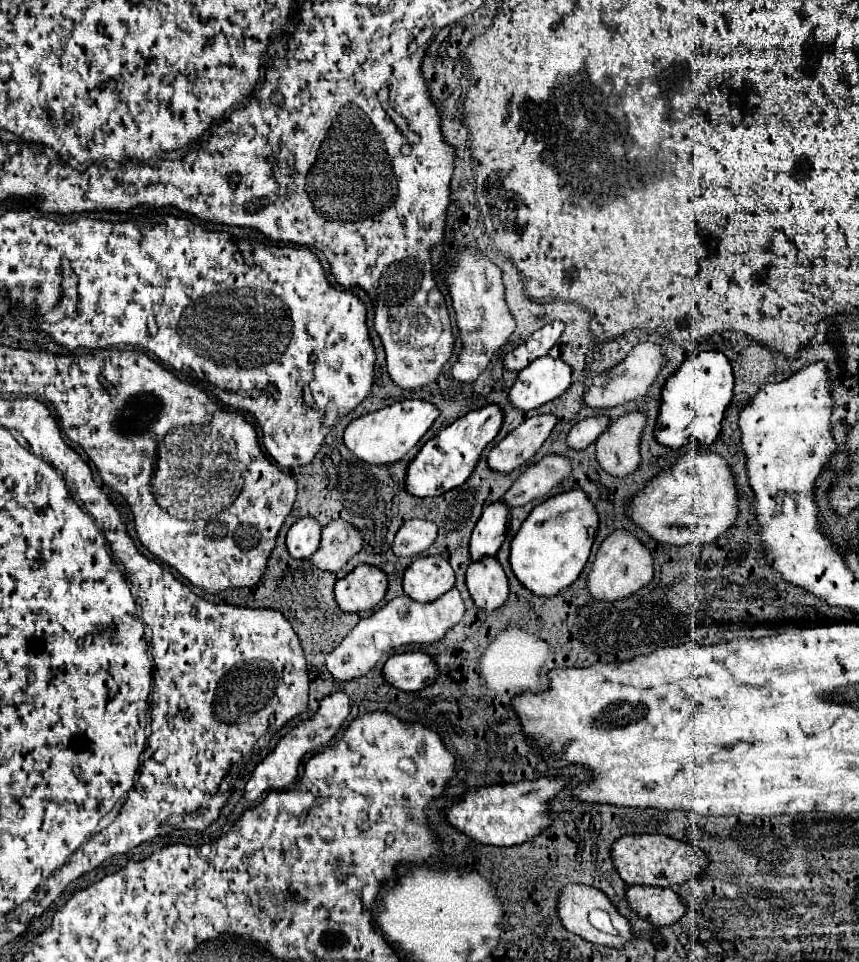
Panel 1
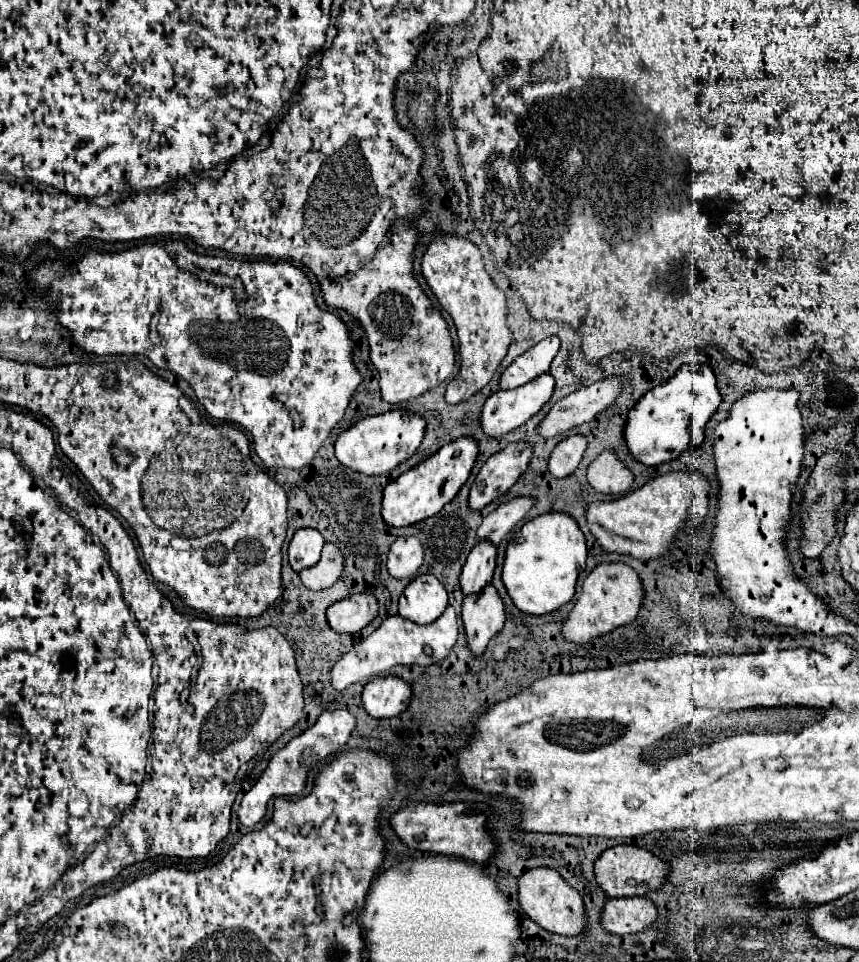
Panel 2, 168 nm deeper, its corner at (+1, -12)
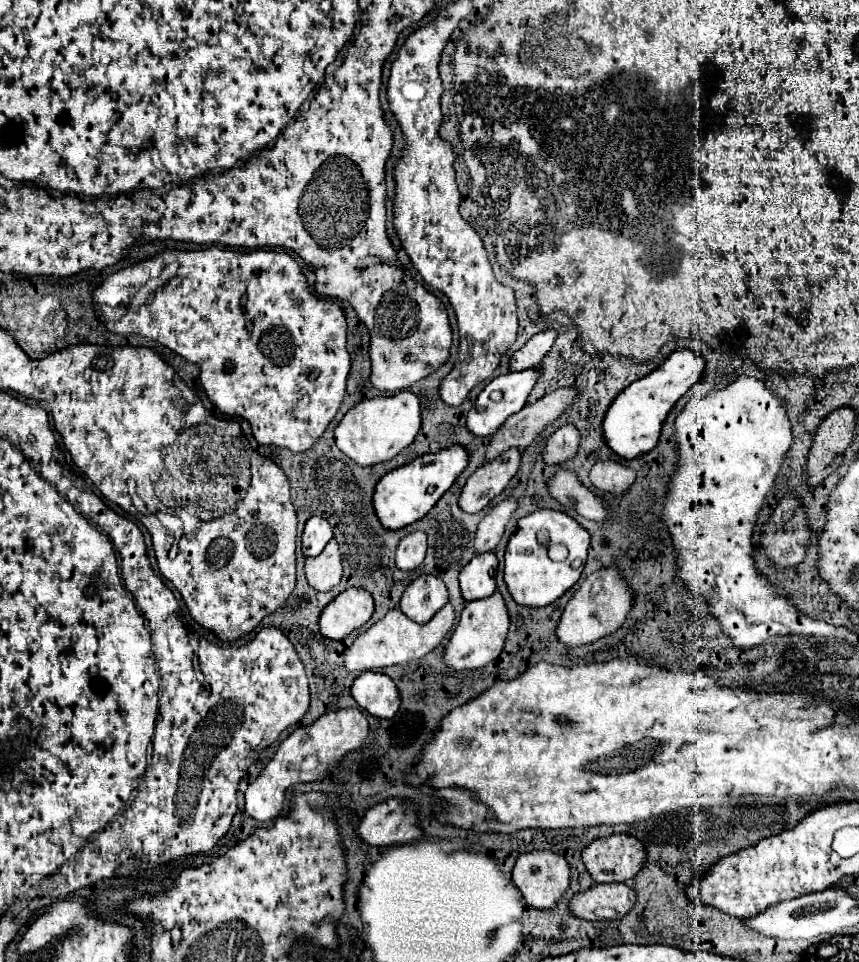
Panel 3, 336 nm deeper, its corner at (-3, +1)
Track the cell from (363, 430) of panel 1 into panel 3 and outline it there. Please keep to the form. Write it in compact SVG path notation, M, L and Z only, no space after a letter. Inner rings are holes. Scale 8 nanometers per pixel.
M398 392L394 396L378 396L358 402L334 428L334 440L336 446L358 466L374 466L398 456L400 450L414 442L418 432L420 402L412 392Z

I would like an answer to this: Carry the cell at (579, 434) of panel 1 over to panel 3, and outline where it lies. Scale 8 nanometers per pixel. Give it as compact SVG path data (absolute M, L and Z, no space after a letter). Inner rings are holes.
M570 424L560 426L548 440L546 446L542 450L542 458L546 464L558 466L566 460L570 460L576 454L580 442L580 434L576 432L576 428L572 428Z

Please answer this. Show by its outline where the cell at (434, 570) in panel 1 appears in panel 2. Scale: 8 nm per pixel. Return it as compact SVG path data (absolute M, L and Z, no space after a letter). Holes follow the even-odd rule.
M418 575L402 593L398 613L418 625L436 621L448 605L446 587L434 575Z

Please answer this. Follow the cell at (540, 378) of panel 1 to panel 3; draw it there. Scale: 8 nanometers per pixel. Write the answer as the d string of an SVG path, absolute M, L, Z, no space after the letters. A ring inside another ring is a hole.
M532 368L532 370L522 370L522 372L508 372L504 376L498 376L494 378L478 396L474 408L468 412L466 416L466 428L474 434L474 436L480 436L480 438L486 438L486 436L492 436L500 424L504 424L504 420L508 416L512 416L514 412L518 412L520 408L524 408L526 404L526 398L530 394L530 390L534 388L538 380L538 370Z

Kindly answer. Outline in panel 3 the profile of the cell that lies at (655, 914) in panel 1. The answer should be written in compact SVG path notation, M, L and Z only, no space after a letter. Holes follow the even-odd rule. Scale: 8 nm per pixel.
M622 882L594 884L592 888L578 892L568 902L568 908L582 920L618 920L632 908L632 900L636 900L632 888Z

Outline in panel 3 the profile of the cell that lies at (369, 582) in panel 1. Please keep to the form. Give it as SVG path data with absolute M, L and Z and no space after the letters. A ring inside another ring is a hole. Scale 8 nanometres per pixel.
M346 588L320 614L320 634L330 640L344 640L350 632L368 622L374 614L374 600L360 588Z

